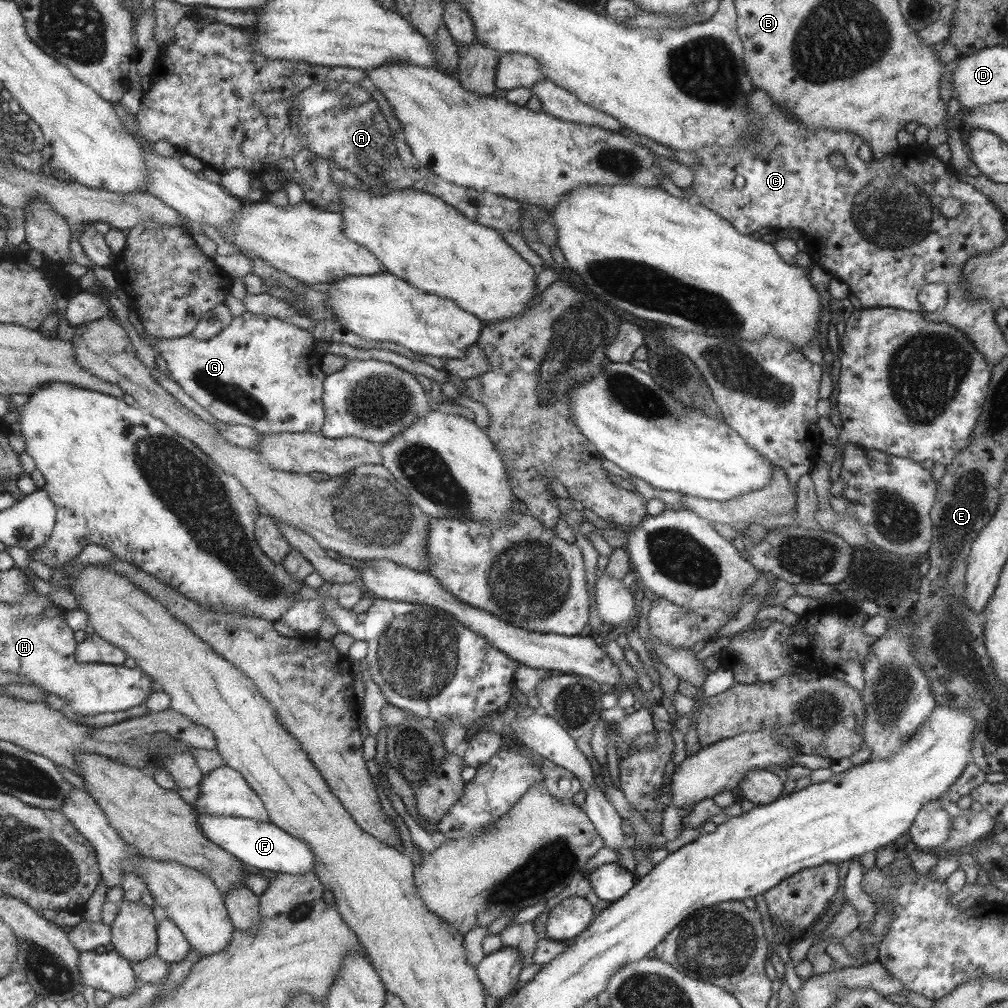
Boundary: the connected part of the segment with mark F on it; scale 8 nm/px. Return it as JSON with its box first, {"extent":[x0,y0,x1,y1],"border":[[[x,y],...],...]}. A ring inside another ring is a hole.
{"extent":[199,812,314,875],"border":[[[199,812],[199,825],[203,835],[211,843],[258,870],[292,875],[311,871],[314,867],[313,855],[311,850],[307,849],[307,845],[303,845],[303,842],[291,837],[291,834],[283,832],[271,822],[258,822],[252,819],[233,818],[233,816],[209,816]]]}

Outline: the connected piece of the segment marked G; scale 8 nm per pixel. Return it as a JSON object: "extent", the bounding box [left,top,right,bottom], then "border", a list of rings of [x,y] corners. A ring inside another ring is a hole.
{"extent":[152,312,325,435],"border":[[[244,312],[233,320],[221,334],[211,340],[197,340],[191,336],[173,340],[159,339],[152,346],[183,390],[203,405],[219,421],[253,428],[259,435],[279,434],[279,432],[312,433],[320,435],[325,410],[322,408],[321,384],[323,372],[319,370],[319,360],[313,350],[313,334],[284,320]]]}

